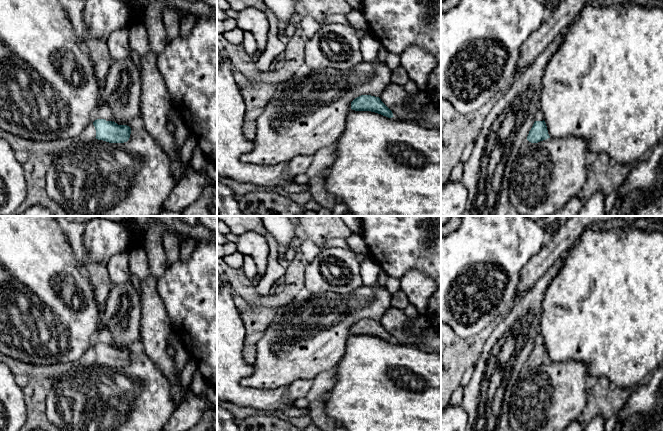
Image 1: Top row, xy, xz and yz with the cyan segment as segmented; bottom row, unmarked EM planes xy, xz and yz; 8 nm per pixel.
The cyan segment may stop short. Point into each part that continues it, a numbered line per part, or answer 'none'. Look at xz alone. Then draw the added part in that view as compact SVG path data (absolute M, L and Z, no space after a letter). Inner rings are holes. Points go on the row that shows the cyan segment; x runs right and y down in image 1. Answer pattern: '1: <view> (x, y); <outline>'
none

